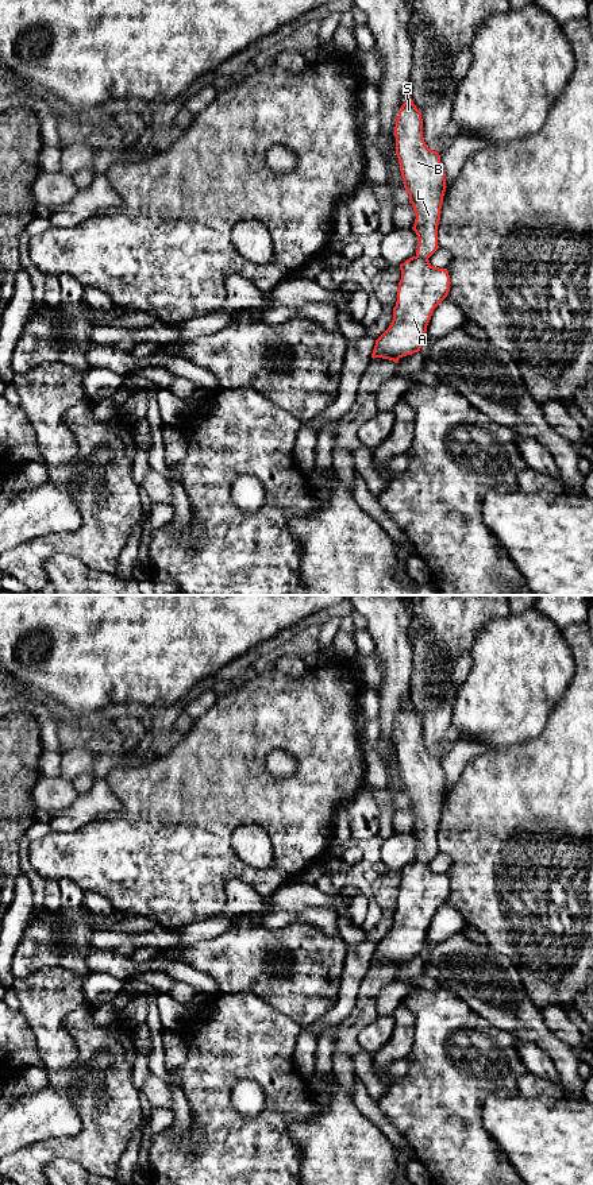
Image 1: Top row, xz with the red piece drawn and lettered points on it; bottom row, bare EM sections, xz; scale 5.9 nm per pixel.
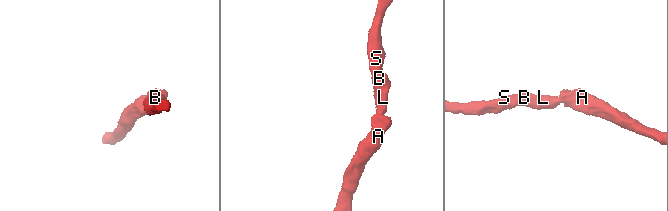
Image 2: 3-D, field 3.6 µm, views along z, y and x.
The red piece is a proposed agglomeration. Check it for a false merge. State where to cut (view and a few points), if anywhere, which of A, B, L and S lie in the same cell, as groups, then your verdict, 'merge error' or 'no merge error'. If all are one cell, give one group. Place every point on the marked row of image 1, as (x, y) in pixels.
no cut; A B L S; no merge error

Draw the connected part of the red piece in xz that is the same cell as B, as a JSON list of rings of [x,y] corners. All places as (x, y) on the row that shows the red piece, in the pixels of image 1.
[[[411,96],[398,111],[394,135],[396,155],[404,178],[404,188],[409,193],[409,202],[416,215],[412,229],[419,240],[416,255],[400,265],[401,279],[397,289],[397,302],[393,308],[393,320],[389,328],[376,340],[371,358],[382,358],[398,363],[400,358],[420,351],[434,309],[447,297],[451,282],[447,269],[434,267],[428,260],[439,248],[438,225],[447,186],[440,155],[427,147],[423,138],[421,113]]]

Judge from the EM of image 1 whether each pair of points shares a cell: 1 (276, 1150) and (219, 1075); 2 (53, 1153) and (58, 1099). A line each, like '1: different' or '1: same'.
1: same
2: different

